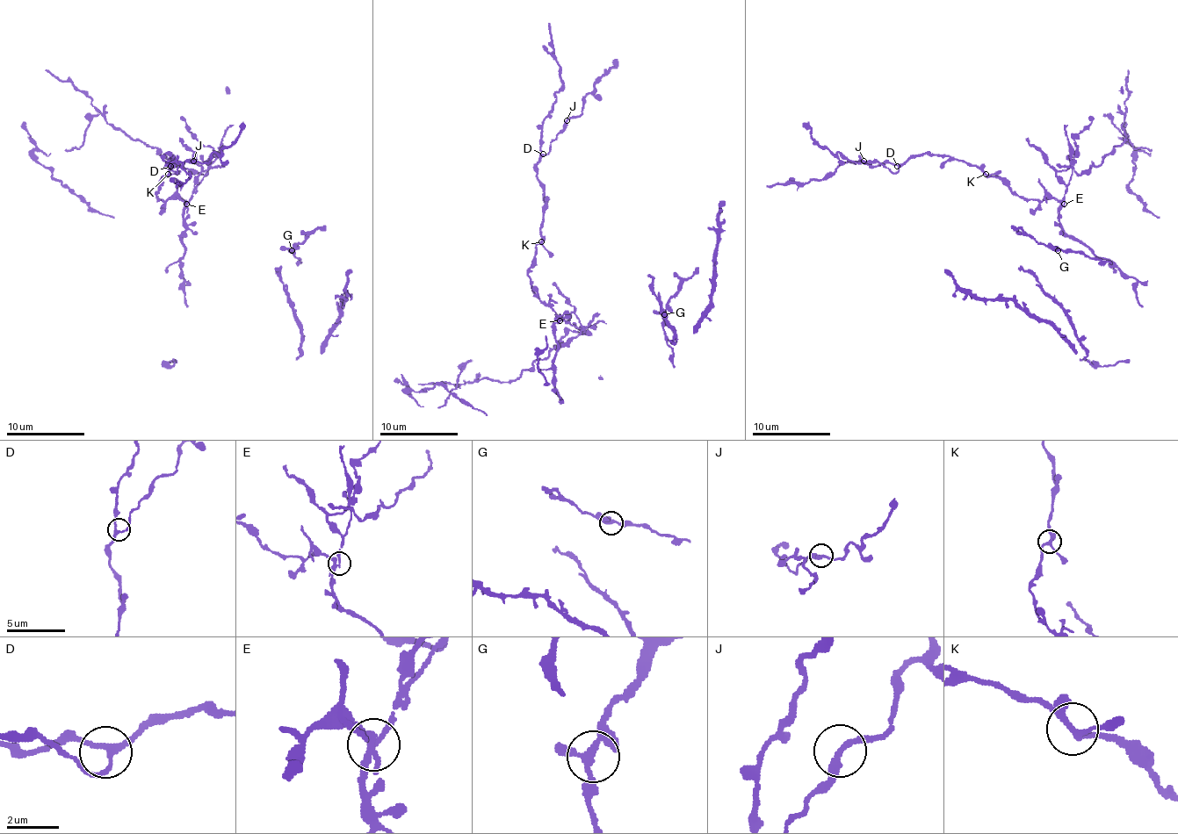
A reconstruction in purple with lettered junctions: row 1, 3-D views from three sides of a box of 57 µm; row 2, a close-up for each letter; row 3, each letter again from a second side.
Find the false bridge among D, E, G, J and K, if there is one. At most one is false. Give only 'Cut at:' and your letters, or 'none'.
Cut at: E

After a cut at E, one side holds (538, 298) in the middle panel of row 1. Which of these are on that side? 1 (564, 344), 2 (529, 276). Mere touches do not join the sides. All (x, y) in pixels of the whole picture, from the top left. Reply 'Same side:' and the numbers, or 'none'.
Same side: 2

